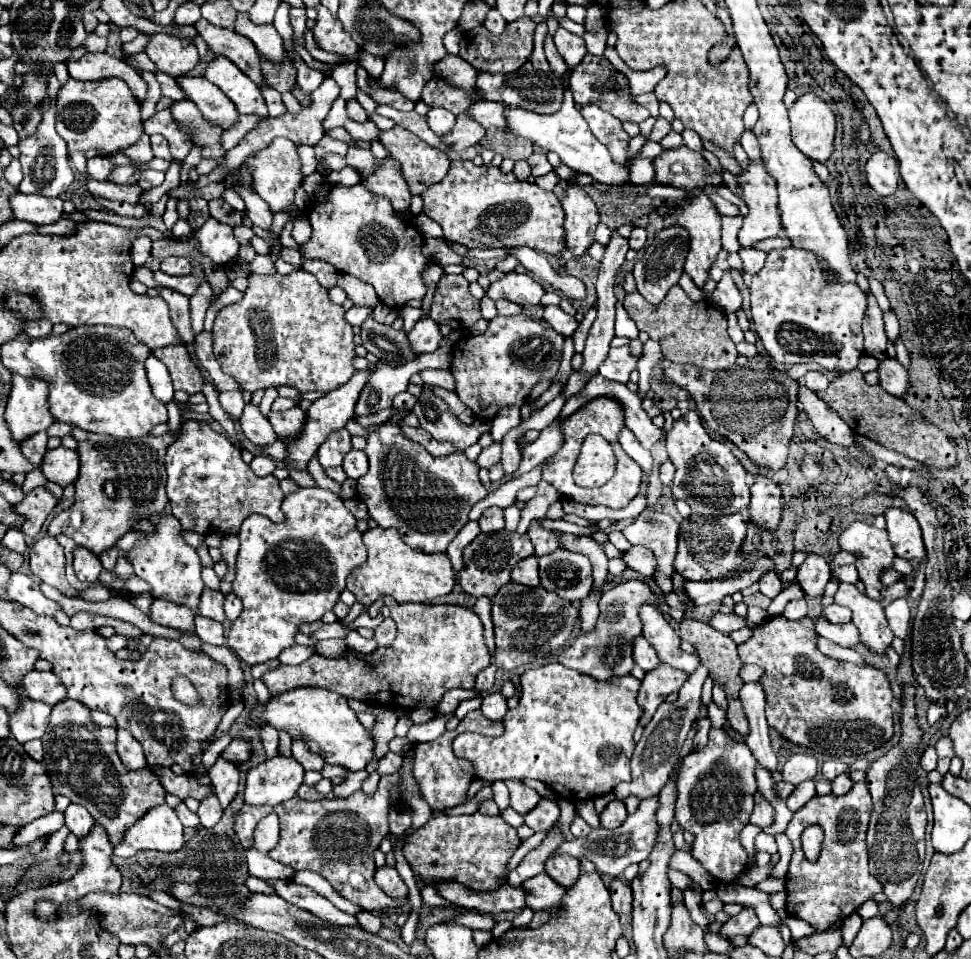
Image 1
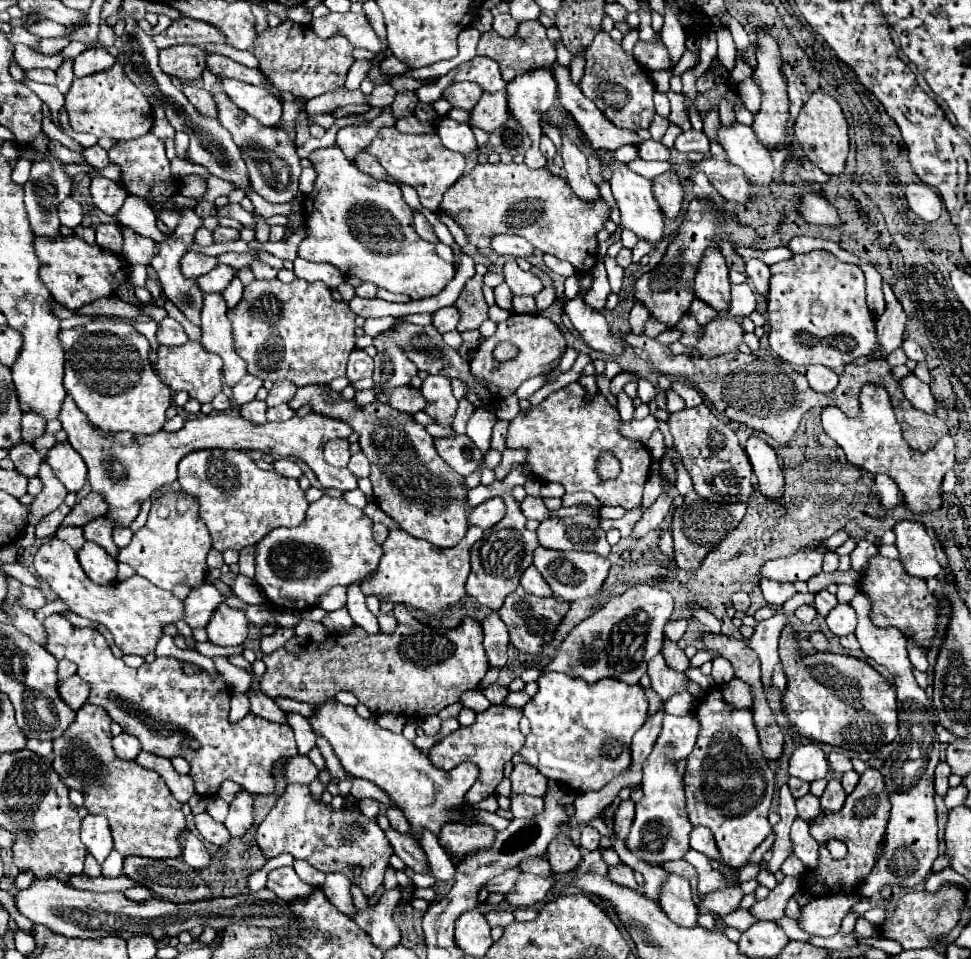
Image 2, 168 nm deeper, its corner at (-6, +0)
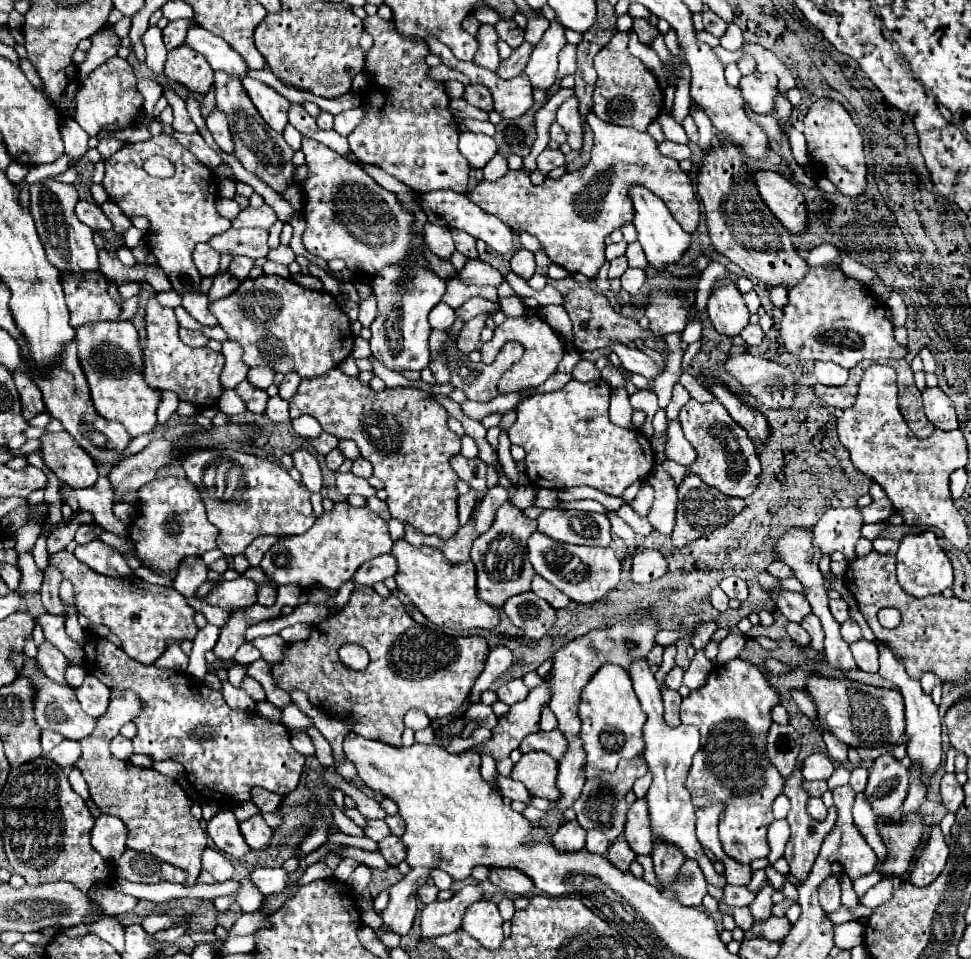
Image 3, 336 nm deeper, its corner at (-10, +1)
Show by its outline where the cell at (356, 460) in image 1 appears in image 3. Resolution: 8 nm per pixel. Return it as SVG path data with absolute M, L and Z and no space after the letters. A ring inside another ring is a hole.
M356 458L354 464L352 464L352 474L360 476L360 478L370 478L372 476L372 466L368 460L364 458Z

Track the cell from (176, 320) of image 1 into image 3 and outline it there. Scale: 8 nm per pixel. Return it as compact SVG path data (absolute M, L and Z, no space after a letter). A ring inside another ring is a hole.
M160 134L156 138L150 138L146 142L134 142L134 144L124 144L122 150L118 150L110 160L106 160L106 176L102 186L106 188L106 192L114 198L114 202L118 202L118 206L122 208L122 212L126 216L146 216L150 220L150 230L148 230L148 250L158 258L158 266L164 270L164 274L168 276L172 288L178 292L178 296L182 298L182 308L200 324L206 326L216 326L216 318L214 314L210 314L208 310L208 296L200 290L200 282L202 276L198 274L194 262L192 262L192 250L198 242L208 242L214 234L224 232L230 228L230 220L222 218L216 208L216 178L210 172L210 168L206 168L190 150L186 150L182 144L178 144L172 136ZM150 156L166 156L170 158L170 162L174 164L176 172L172 178L154 178L144 170L144 162Z

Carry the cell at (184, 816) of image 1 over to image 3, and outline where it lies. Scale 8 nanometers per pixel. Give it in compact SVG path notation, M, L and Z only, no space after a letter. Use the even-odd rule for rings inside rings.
M222 810L214 814L214 818L206 822L206 830L208 830L208 836L214 840L214 844L218 846L218 850L226 852L228 856L240 858L250 850L250 846L244 842L238 830L238 820L232 810Z

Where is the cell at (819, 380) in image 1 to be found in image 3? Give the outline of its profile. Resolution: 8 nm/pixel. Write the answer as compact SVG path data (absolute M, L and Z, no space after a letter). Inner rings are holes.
M814 362L814 376L824 386L842 386L848 380L848 372L834 362Z

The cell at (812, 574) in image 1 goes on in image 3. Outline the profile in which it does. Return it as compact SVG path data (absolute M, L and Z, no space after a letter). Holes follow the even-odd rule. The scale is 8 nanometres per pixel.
M832 598L830 600L830 612L832 612L832 616L836 618L836 622L846 622L848 620L848 606L846 606L846 602L842 600L842 598Z

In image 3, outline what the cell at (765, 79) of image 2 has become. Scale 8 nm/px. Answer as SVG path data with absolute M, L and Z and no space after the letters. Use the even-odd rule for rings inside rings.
M757 71L749 76L742 76L739 89L744 100L750 104L754 114L772 114L778 94L778 78L773 74L760 74Z

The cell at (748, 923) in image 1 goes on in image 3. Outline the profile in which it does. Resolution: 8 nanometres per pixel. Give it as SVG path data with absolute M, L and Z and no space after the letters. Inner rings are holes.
M796 768L796 772L792 772L792 776L786 780L786 786L784 786L784 794L788 796L792 808L788 812L788 824L790 824L790 840L786 842L786 854L784 858L788 860L788 866L790 866L790 876L794 876L798 882L804 882L810 874L810 868L820 852L820 846L822 846L822 840L828 836L828 832L832 830L834 826L834 820L836 820L836 808L832 806L830 808L830 816L822 822L816 822L808 812L806 812L806 800L808 800L808 794L802 792L800 788L800 782L802 782L802 774L800 774L800 768Z

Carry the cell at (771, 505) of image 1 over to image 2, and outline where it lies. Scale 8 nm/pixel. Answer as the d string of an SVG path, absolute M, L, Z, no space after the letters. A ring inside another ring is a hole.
M750 437L746 441L746 453L758 477L758 489L768 497L780 497L784 489L784 475L778 463L776 451L764 443L760 437Z

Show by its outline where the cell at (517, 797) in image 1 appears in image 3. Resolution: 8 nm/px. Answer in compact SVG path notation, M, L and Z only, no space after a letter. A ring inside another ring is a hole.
M528 752L520 758L518 764L514 764L512 778L522 782L532 796L554 800L558 798L556 772L558 762L546 752Z

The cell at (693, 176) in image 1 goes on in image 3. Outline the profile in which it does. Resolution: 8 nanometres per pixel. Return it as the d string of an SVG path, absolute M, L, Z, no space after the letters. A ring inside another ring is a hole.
M754 170L752 178L758 186L762 202L766 202L770 212L790 232L802 232L806 226L806 206L802 192L790 180L770 170Z

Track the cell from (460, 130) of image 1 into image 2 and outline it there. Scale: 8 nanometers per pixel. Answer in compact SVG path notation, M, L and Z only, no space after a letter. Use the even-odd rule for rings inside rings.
M502 89L496 93L484 93L484 99L480 99L478 105L472 109L470 125L492 133L500 125L504 125L508 117L510 117L510 111L506 101L506 89Z

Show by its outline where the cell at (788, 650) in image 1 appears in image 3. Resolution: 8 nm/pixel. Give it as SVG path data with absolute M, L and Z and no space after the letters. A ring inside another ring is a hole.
M808 674L806 692L818 708L818 728L834 734L852 748L880 748L900 742L904 734L904 702L898 690L876 688L848 678L828 678L822 674Z

